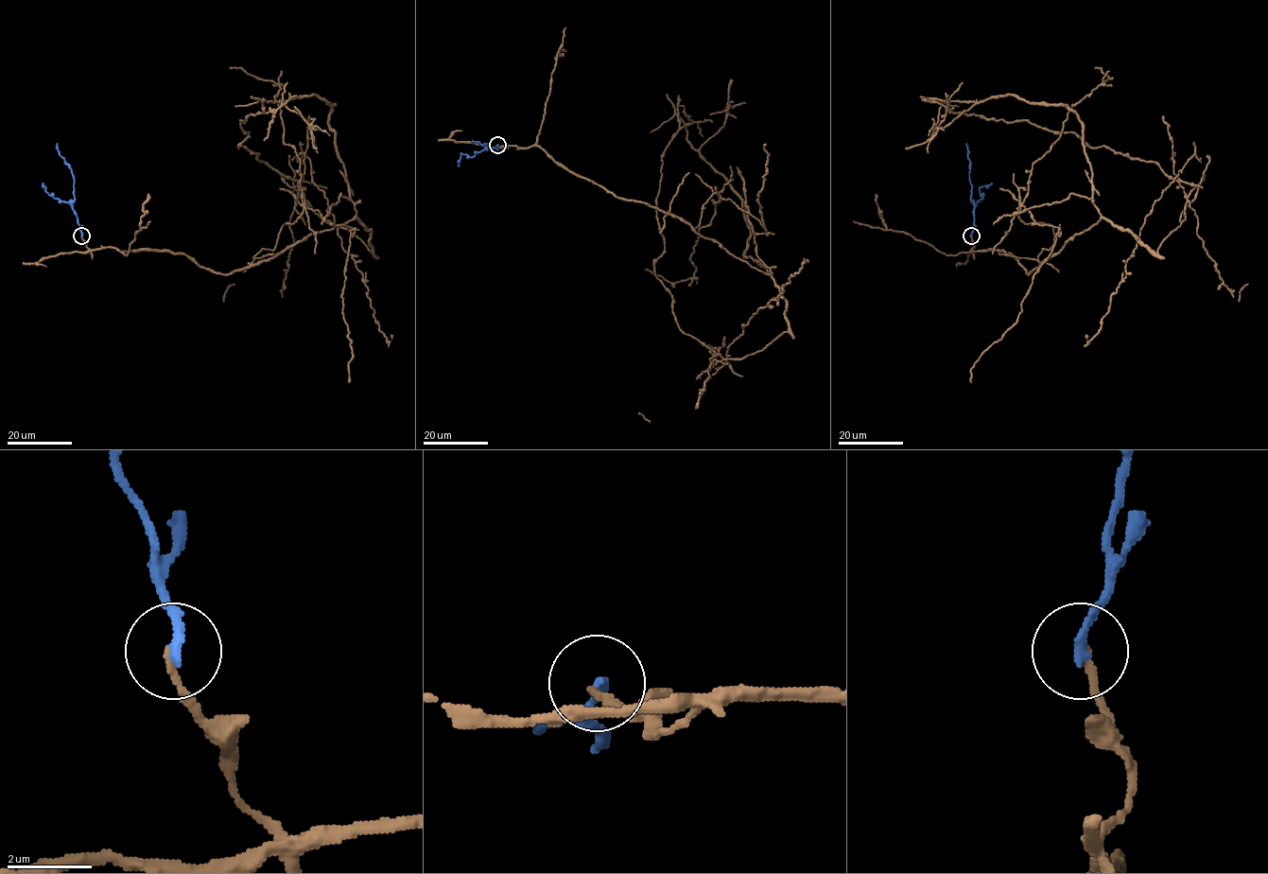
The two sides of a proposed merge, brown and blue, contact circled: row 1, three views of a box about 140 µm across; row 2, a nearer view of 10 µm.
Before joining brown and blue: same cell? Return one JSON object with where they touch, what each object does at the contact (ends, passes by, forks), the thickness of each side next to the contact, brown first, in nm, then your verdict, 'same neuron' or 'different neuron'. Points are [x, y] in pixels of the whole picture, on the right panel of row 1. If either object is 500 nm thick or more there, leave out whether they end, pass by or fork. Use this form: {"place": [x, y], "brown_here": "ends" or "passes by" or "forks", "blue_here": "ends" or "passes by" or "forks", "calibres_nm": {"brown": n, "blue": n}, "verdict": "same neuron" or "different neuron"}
{"place": [971, 235], "brown_here": "ends", "blue_here": "ends", "calibres_nm": {"brown": 150, "blue": 240}, "verdict": "different neuron"}

